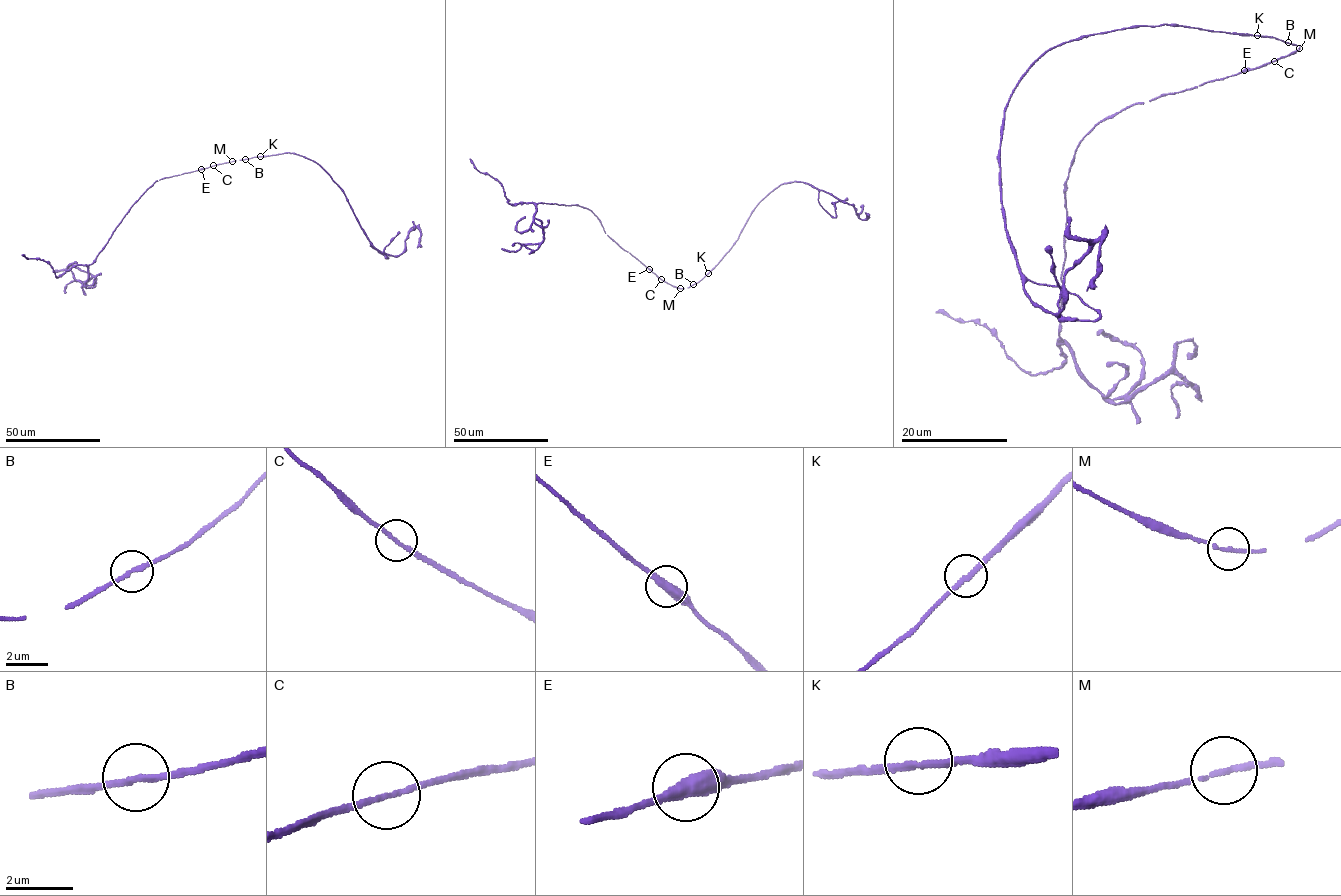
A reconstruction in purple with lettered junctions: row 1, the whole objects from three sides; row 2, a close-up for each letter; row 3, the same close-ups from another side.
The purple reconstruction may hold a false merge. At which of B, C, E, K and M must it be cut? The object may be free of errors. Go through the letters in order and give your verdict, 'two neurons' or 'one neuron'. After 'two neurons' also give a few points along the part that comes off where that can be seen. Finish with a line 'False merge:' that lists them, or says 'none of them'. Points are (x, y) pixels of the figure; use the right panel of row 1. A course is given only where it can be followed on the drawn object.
B: one neuron
C: one neuron
E: one neuron
K: one neuron
M: one neuron
False merge: none of them

